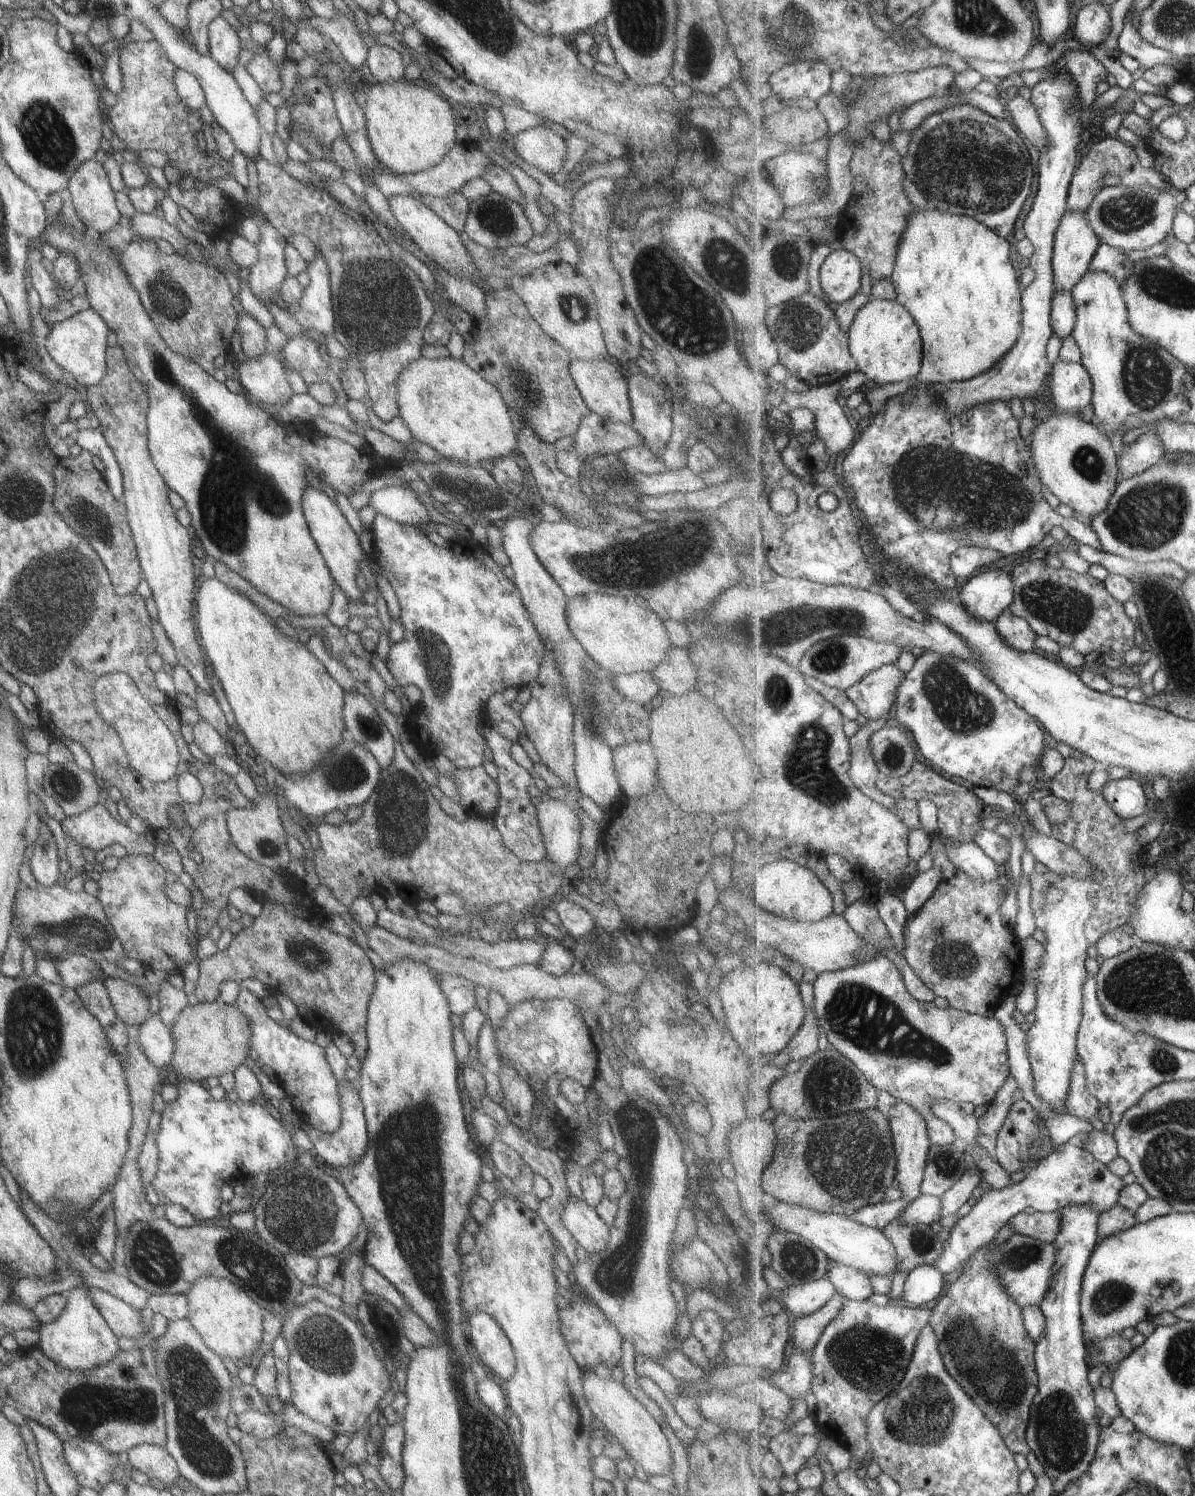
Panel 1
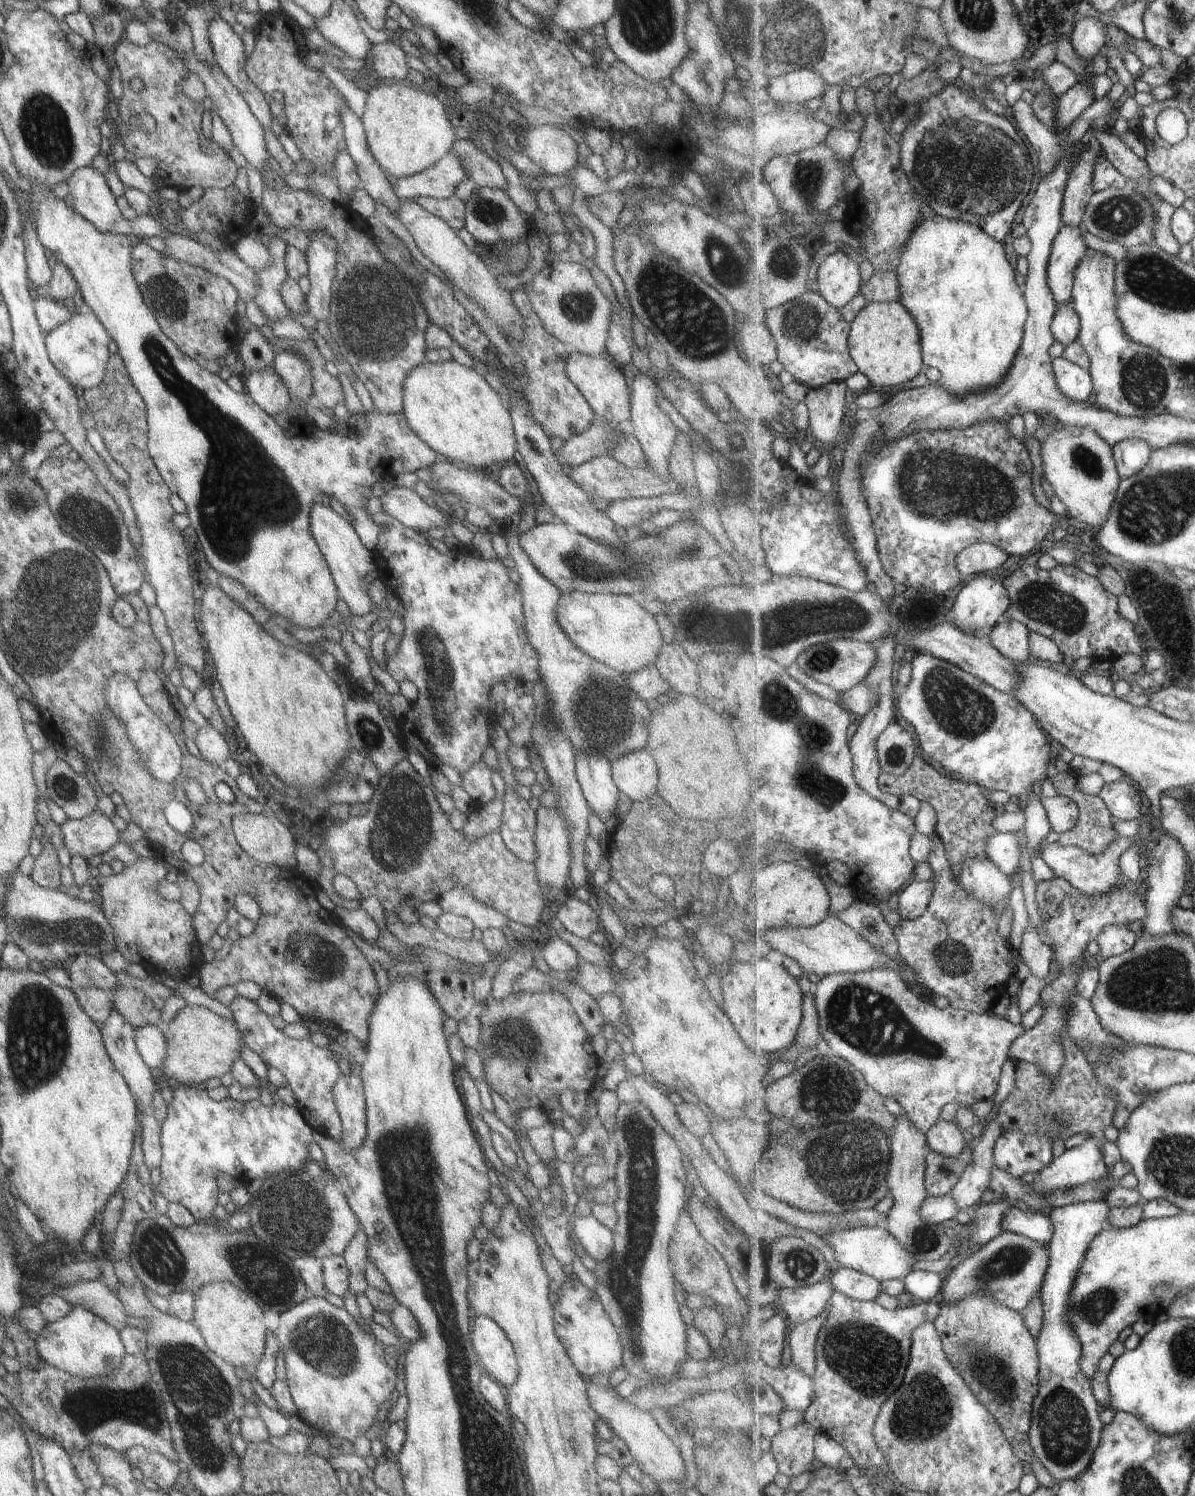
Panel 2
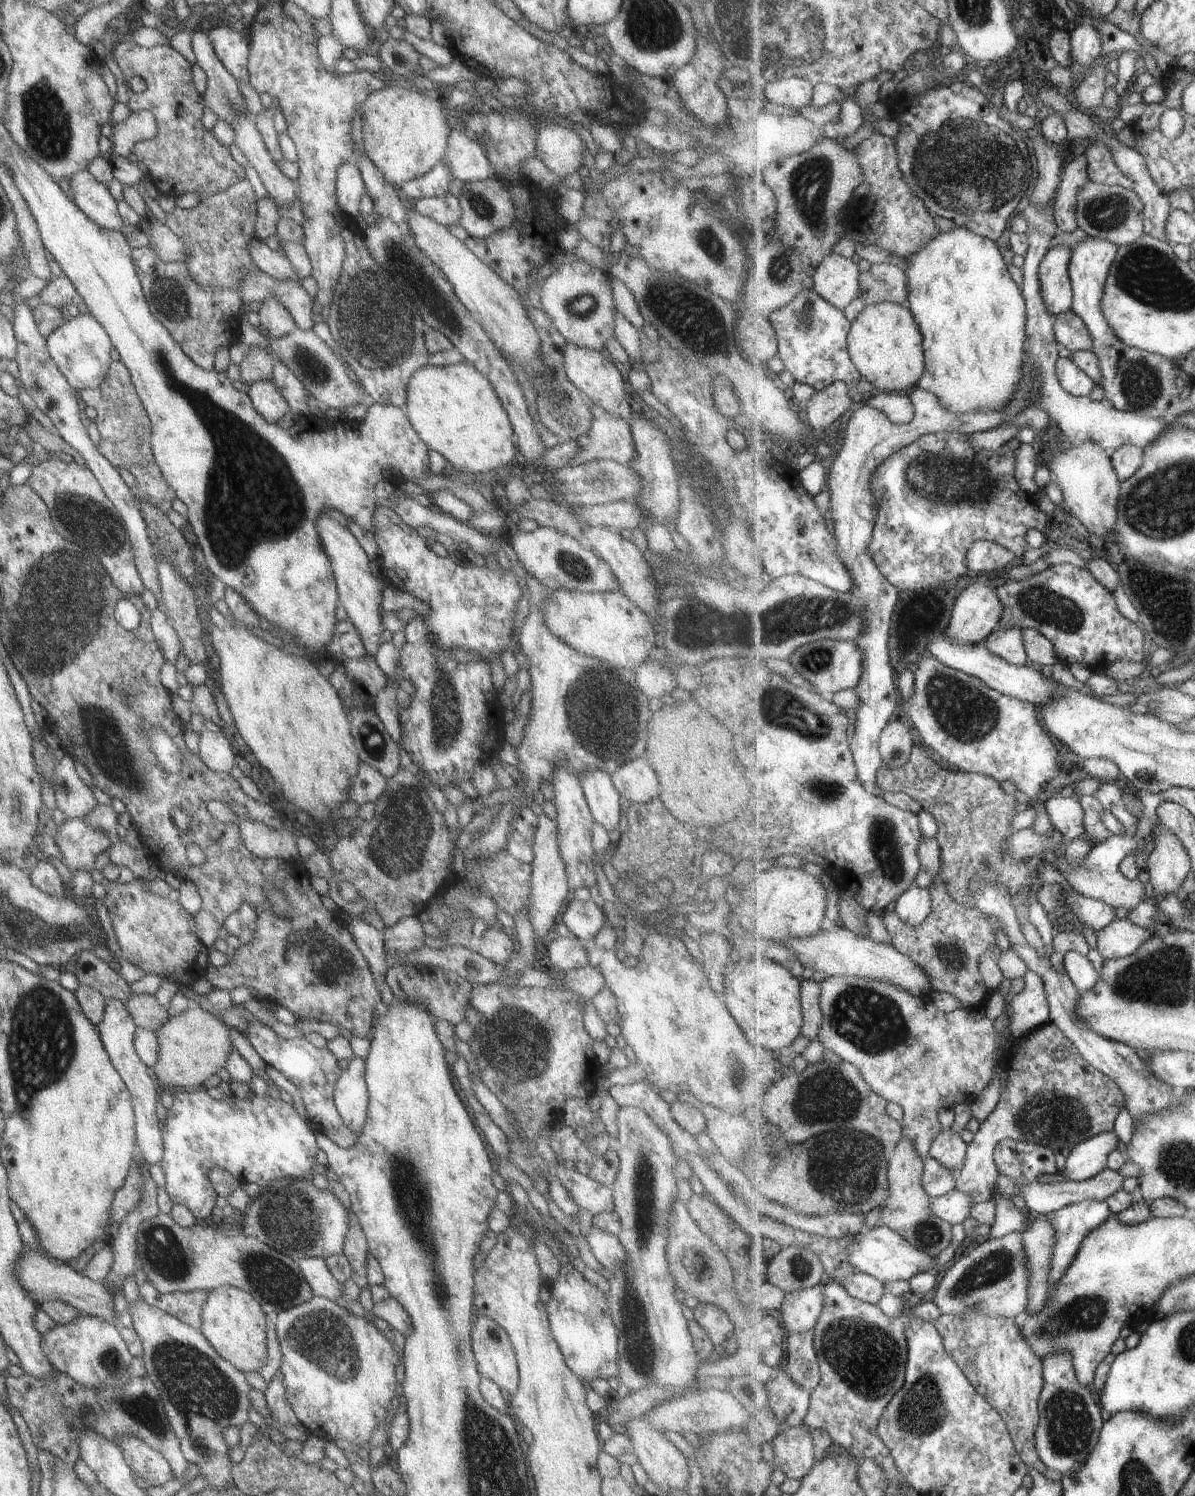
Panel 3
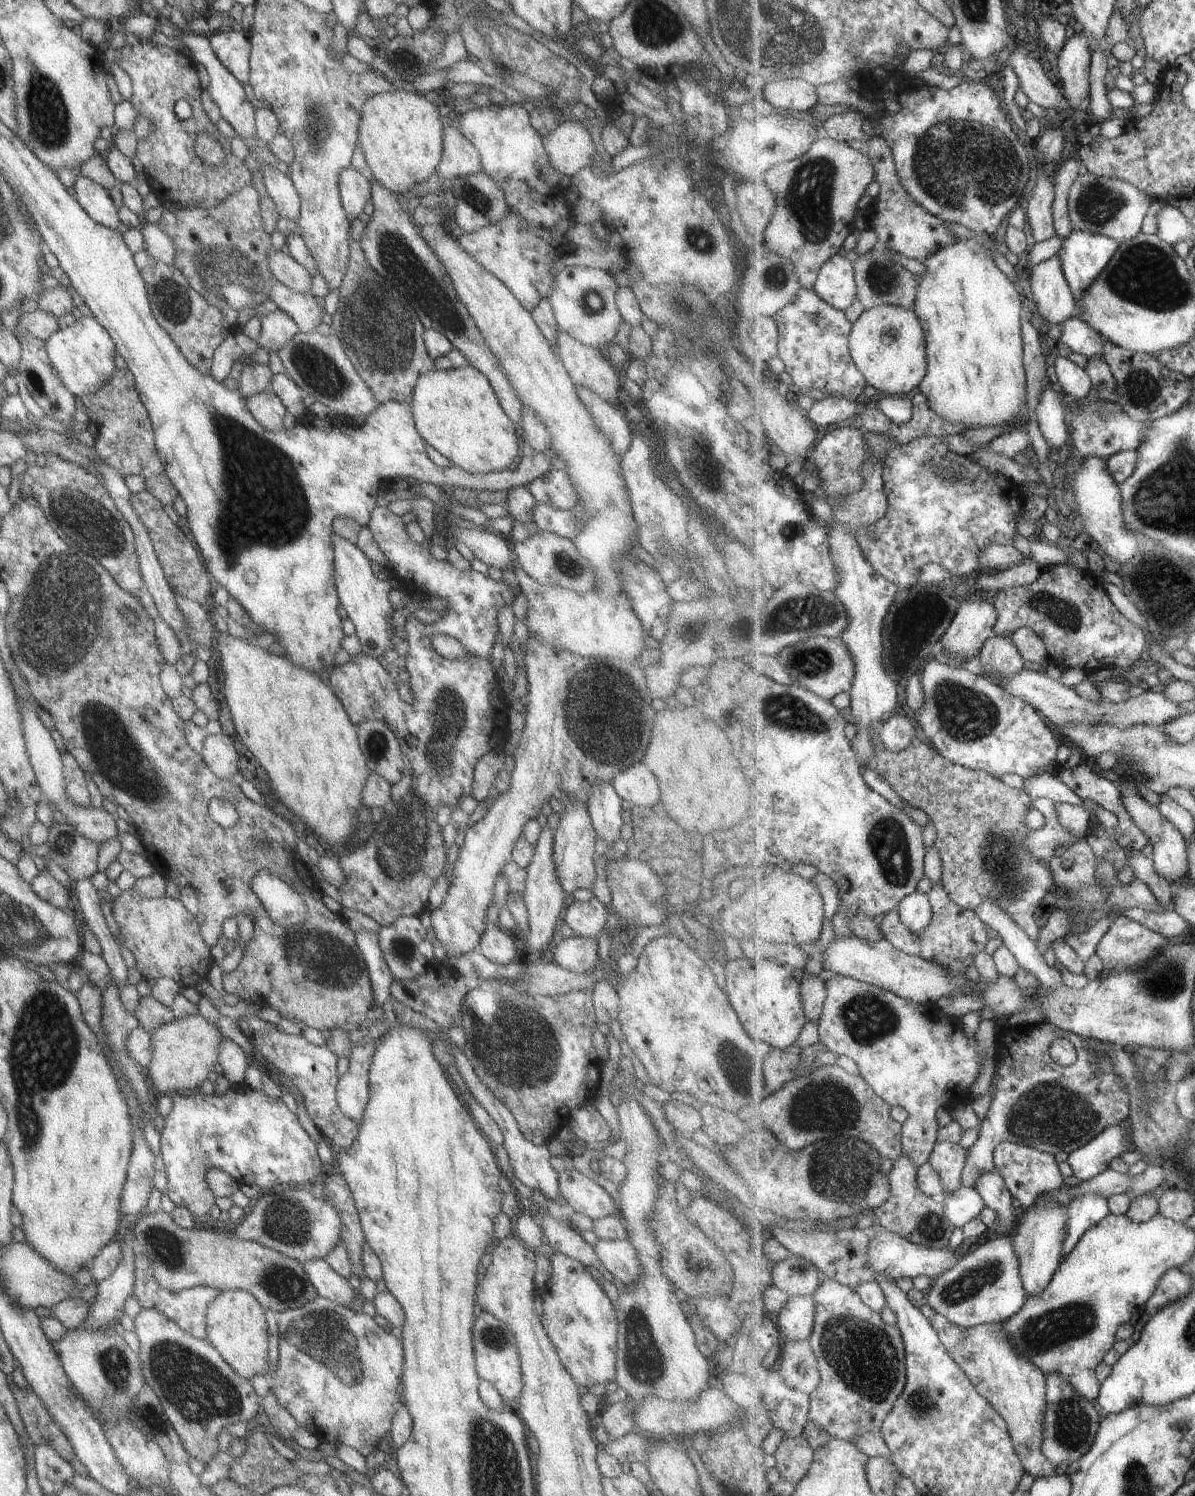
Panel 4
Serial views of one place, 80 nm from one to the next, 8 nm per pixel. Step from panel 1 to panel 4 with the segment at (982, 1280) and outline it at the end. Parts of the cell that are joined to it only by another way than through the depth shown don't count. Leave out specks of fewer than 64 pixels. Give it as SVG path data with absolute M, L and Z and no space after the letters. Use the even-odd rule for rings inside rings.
M939 1314L930 1321L933 1328L940 1333L949 1354L961 1365L981 1396L1008 1421L1013 1444L1016 1445L1017 1454L1026 1472L1035 1479L1057 1474L1056 1464L1044 1453L1045 1415L1048 1410L1048 1384L1044 1372L1030 1360L1019 1356L1011 1346L1008 1332L1001 1323L963 1328Z

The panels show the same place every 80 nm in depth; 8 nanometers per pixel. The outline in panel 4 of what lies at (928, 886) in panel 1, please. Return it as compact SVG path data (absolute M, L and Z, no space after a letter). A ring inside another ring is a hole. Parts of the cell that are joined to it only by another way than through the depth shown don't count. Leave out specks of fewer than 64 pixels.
M918 890L903 900L897 910L900 912L900 919L916 935L923 935L934 917L933 902L928 895Z

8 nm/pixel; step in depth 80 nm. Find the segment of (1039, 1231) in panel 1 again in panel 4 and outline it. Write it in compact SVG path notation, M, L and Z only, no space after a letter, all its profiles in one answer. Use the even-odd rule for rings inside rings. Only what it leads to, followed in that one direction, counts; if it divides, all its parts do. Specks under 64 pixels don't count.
M995 1168L976 1182L976 1189L982 1194L985 1204L996 1211L1000 1224L998 1234L1008 1234L1019 1216L1018 1209L1013 1206L1015 1200L1007 1188L1003 1175Z

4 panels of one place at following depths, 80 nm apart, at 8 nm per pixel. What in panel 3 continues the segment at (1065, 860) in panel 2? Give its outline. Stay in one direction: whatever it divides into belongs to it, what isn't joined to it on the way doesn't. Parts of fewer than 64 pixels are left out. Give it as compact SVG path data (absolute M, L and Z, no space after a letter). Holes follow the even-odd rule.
M1111 835L1105 842L1095 844L1089 856L1081 867L1071 867L1063 858L1055 864L1069 884L1082 895L1102 900L1114 907L1133 909L1141 902L1153 902L1153 894L1150 887L1140 882L1138 879L1129 880L1119 870L1120 864L1129 854L1136 854L1142 846L1142 841L1138 837L1128 837L1127 835Z

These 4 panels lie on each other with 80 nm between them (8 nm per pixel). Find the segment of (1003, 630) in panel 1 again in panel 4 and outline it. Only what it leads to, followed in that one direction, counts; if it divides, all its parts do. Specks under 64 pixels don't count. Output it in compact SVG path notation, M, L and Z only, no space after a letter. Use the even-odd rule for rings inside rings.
M997 634L988 638L980 654L980 664L991 673L984 673L984 668L981 667L977 668L977 674L987 677L997 686L1005 685L1023 670L1025 659L1010 638L999 637Z

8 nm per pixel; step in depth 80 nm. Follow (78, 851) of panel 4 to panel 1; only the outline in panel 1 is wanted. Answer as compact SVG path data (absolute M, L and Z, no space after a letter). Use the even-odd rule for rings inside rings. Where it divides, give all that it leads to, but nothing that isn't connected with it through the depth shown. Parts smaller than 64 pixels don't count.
M99 802L84 810L81 814L65 816L64 820L60 822L60 828L67 841L73 841L80 848L89 848L94 851L102 851L110 844L119 843L129 854L149 856L153 854L155 847L145 839L145 835L131 832L126 823L121 823L121 820L114 819Z

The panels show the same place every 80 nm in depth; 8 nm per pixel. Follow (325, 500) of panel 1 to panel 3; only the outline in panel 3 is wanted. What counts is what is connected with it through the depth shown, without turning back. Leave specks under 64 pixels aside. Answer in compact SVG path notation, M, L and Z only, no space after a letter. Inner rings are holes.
M319 513L315 519L315 528L327 558L330 562L331 572L334 578L338 604L343 606L346 618L353 625L353 630L358 634L365 652L370 657L379 648L380 636L385 629L381 626L380 610L381 594L387 589L387 582L375 579L369 571L367 556L347 527L341 526L325 513Z

